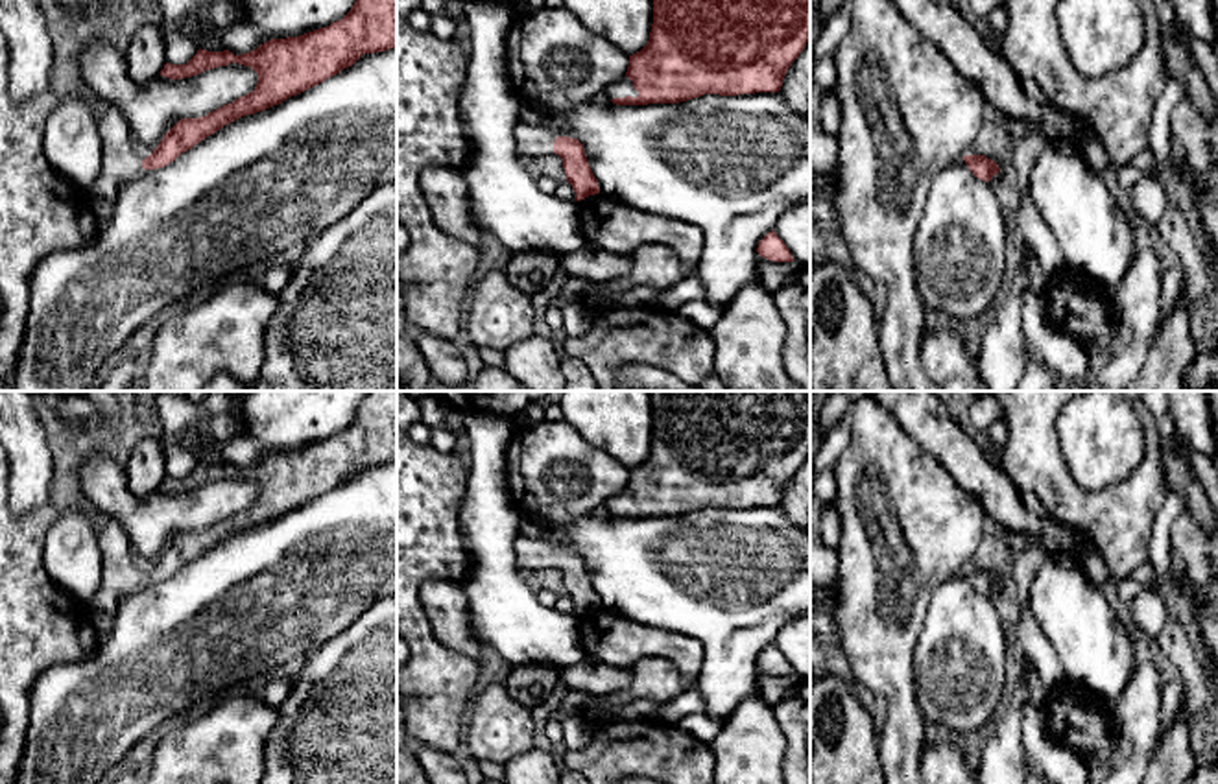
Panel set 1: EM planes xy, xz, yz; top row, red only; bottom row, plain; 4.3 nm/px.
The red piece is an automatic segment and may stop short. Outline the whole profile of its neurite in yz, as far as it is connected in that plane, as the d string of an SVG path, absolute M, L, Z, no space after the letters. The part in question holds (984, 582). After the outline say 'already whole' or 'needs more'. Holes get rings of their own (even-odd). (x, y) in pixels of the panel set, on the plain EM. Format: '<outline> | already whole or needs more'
M965 568L963 574L974 587L974 590L985 596L991 594L1000 585L998 577L987 572L985 568Z | already whole

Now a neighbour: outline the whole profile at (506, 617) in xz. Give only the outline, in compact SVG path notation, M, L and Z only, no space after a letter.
M465 413L471 456L458 526L471 572L463 587L472 635L485 649L495 649L515 668L544 664L559 673L587 655L579 614L544 607L517 566L513 544L524 515L506 483L506 452L517 430L508 415Z

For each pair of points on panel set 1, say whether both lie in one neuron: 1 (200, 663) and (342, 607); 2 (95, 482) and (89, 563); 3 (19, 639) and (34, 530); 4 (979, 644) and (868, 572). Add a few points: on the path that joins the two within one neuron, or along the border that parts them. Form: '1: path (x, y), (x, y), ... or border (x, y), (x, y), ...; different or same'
1: path (235, 628), (255, 607), (307, 607); same
2: border (83, 500), (96, 511); different
3: path (19, 611), (19, 558); same
4: border (953, 576), (943, 580), (931, 594), (916, 653); different

